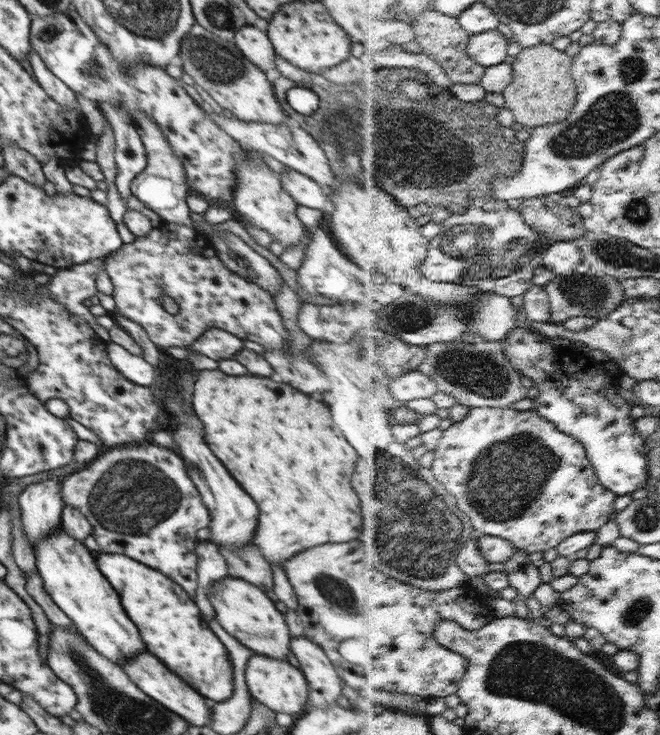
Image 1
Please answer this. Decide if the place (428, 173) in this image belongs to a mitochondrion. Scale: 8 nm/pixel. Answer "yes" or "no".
yes

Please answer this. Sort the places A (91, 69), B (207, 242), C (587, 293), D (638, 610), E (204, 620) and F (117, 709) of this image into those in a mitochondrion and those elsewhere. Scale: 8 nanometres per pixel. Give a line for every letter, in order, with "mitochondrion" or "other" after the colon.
A: mitochondrion
B: other
C: mitochondrion
D: mitochondrion
E: other
F: mitochondrion

